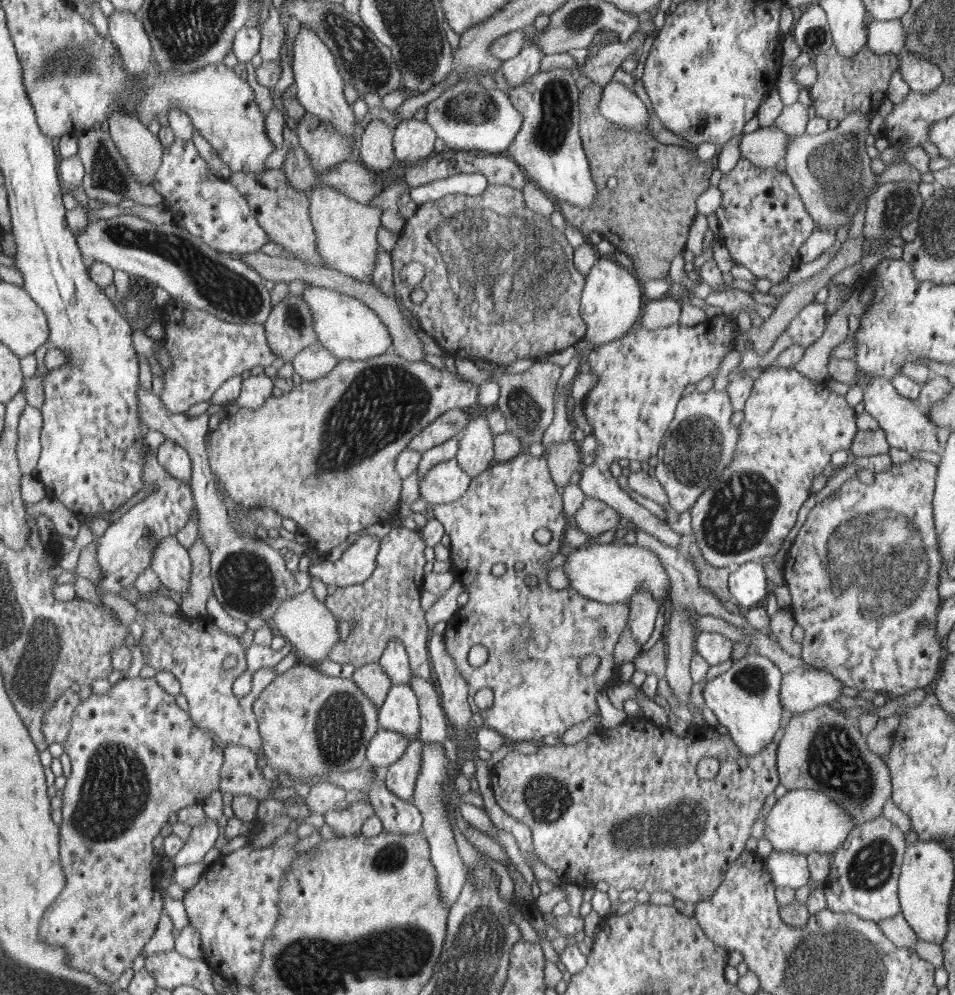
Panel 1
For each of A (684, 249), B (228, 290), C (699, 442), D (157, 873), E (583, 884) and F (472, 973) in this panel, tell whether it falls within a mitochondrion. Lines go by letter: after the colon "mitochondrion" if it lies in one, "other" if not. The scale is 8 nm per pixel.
A: other
B: mitochondrion
C: mitochondrion
D: other
E: other
F: mitochondrion

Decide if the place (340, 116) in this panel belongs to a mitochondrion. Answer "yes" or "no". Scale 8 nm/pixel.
no

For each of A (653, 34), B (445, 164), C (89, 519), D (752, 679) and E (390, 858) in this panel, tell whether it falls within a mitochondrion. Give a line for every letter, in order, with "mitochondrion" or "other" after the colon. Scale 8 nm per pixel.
A: other
B: other
C: other
D: mitochondrion
E: mitochondrion

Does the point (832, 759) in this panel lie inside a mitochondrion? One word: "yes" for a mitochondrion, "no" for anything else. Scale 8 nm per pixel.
yes

